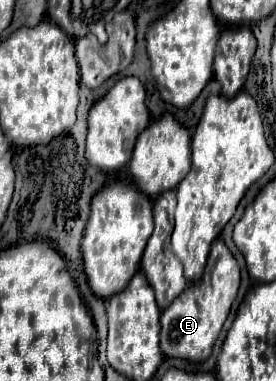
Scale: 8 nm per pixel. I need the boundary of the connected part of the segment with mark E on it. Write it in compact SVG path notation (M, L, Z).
M219 237L211 245L211 253L199 281L189 283L183 295L177 295L171 307L161 311L161 349L169 357L189 359L189 361L205 361L211 355L213 343L229 315L229 309L237 297L241 283L241 273L235 257L231 255L225 241Z

